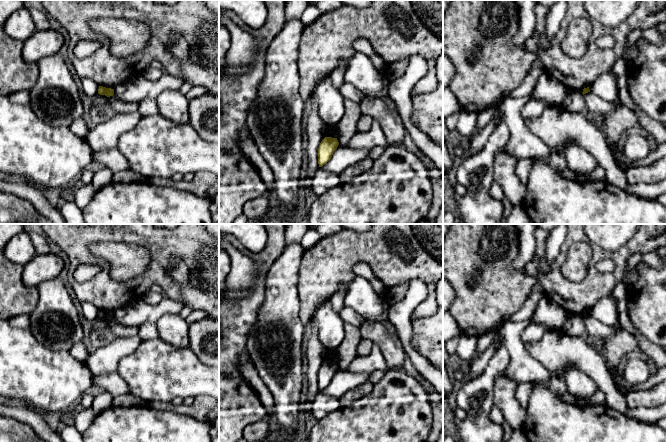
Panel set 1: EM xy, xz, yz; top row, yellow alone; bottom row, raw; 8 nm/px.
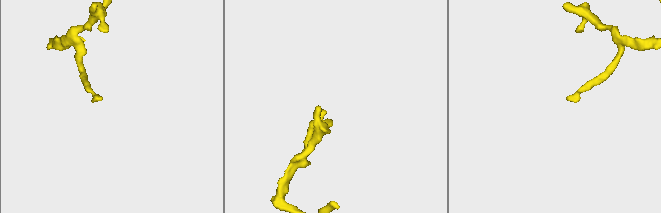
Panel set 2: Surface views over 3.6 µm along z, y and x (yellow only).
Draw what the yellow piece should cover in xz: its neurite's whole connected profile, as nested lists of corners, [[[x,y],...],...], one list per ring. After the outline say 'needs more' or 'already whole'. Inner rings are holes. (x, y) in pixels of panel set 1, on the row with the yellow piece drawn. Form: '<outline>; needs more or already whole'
[[[325,137],[318,148],[319,167],[325,165],[332,157],[333,152],[337,149],[339,142],[337,138]]]; already whole

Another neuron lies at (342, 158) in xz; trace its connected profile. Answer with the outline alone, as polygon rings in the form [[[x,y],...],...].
[[[339,147],[333,152],[331,159],[320,168],[339,175],[346,168],[352,166],[358,161],[361,161],[365,157],[368,157],[369,152],[370,149],[367,148],[353,149]]]

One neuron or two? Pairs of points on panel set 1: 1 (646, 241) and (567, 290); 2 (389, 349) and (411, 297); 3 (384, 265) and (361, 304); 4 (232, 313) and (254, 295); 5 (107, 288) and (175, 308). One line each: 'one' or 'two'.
1: one
2: two
3: two
4: one
5: two

